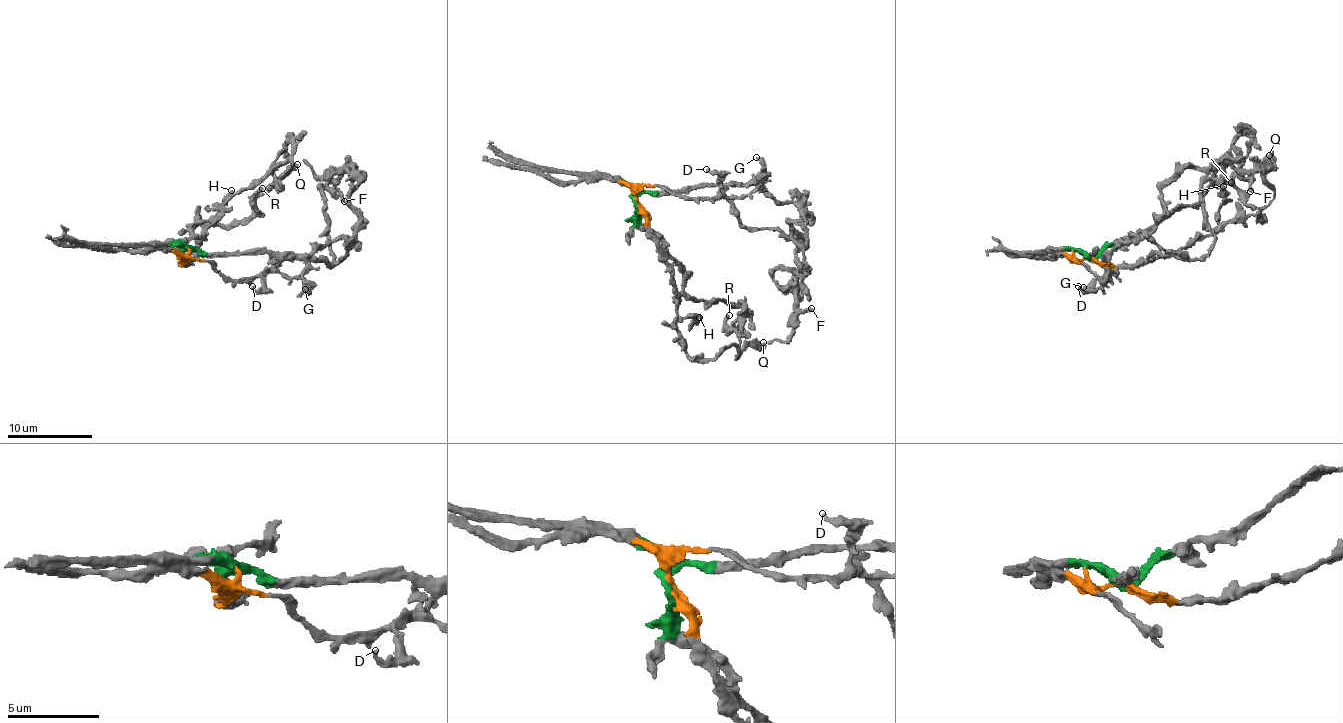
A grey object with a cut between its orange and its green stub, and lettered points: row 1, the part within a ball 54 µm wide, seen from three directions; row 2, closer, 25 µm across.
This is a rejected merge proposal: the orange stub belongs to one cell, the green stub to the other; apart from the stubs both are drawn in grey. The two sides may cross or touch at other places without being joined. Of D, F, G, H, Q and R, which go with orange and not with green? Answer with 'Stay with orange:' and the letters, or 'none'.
Stay with orange: D, H, Q, R

